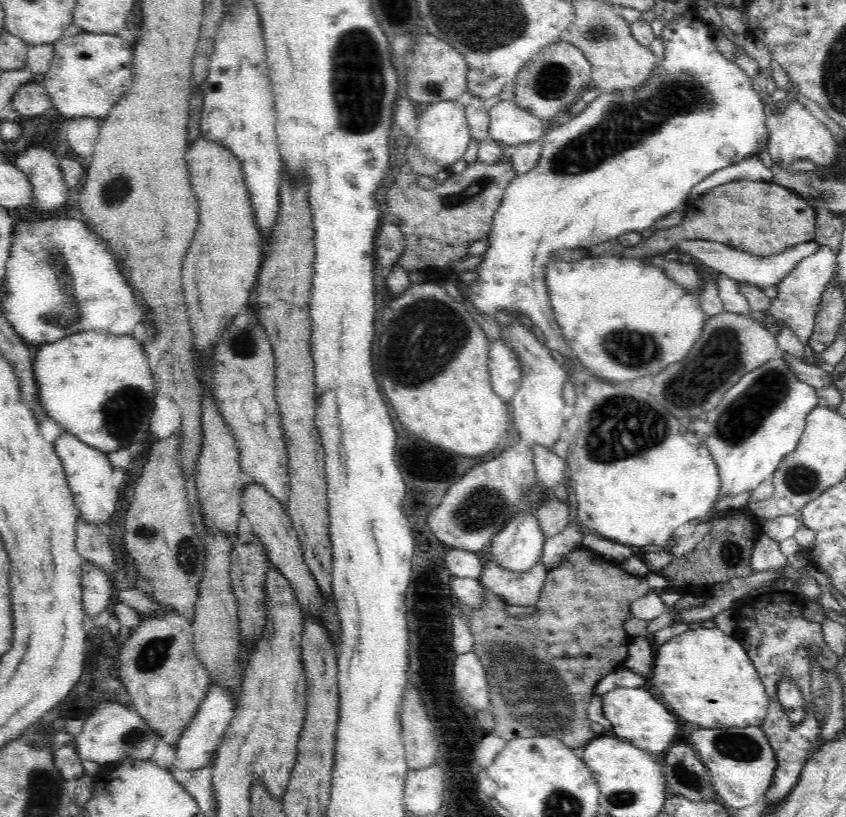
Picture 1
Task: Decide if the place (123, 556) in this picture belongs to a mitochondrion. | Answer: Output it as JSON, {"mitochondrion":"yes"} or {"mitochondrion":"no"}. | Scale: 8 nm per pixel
{"mitochondrion":"no"}

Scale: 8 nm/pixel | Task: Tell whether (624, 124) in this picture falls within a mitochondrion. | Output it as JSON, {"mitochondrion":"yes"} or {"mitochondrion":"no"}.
{"mitochondrion":"yes"}

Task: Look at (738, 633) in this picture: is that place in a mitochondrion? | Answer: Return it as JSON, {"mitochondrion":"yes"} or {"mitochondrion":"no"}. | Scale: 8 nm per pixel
{"mitochondrion":"no"}

